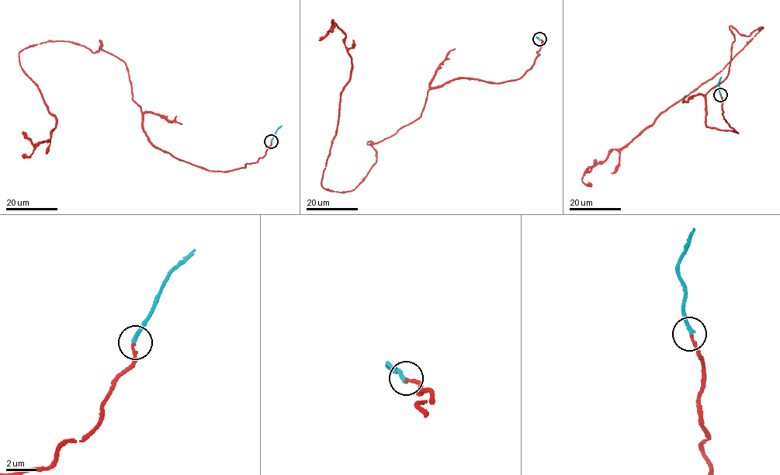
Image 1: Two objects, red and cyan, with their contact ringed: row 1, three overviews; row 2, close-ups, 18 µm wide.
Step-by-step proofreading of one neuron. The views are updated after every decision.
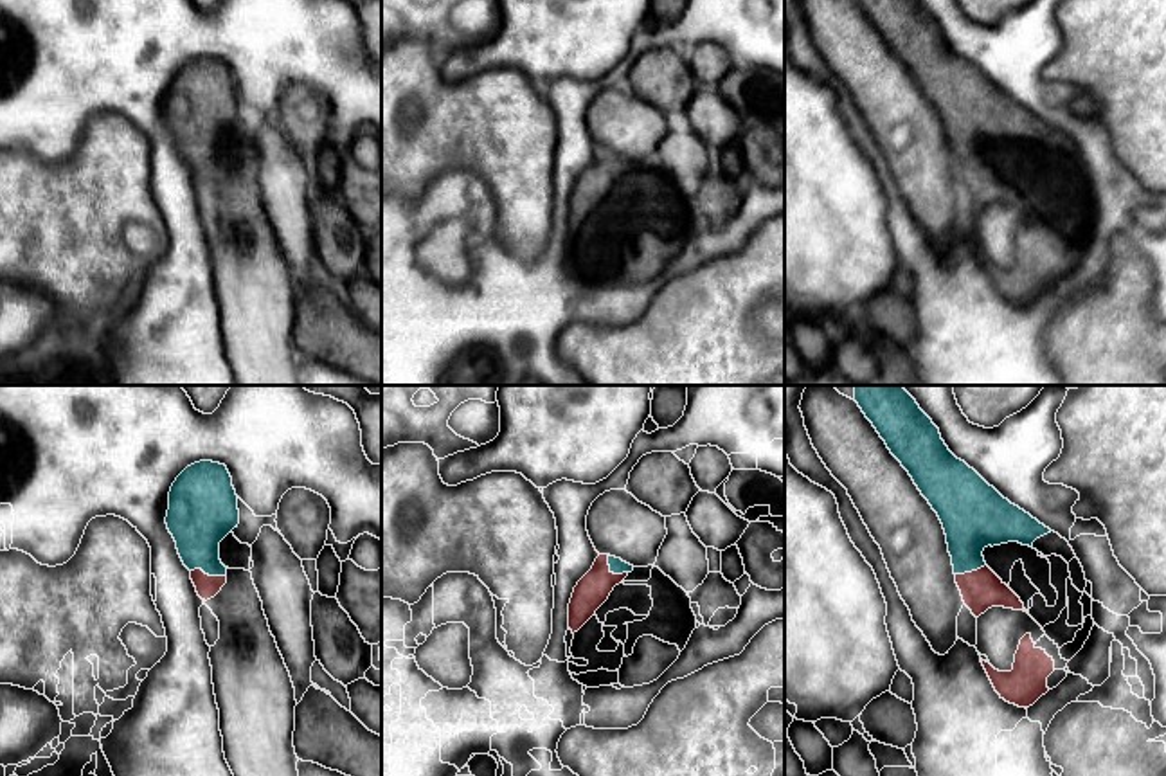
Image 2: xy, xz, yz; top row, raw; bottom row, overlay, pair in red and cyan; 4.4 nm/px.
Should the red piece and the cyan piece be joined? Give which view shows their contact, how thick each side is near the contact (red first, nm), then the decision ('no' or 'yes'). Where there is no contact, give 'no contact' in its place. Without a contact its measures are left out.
xy | 100/280 nm | yes

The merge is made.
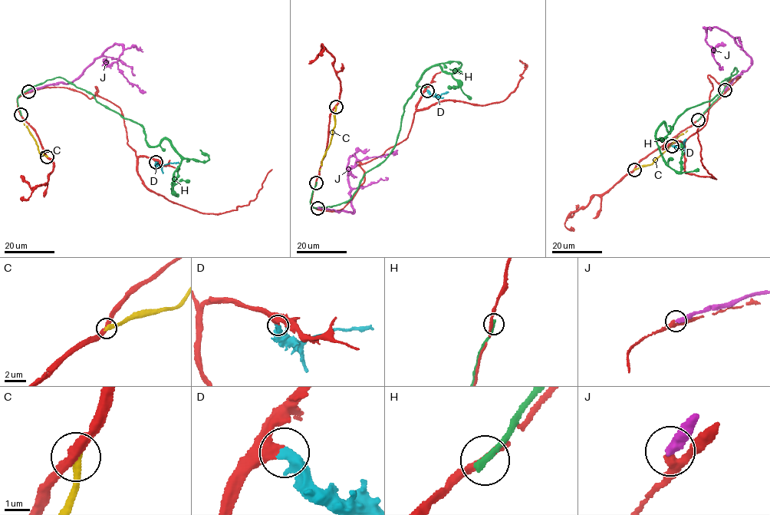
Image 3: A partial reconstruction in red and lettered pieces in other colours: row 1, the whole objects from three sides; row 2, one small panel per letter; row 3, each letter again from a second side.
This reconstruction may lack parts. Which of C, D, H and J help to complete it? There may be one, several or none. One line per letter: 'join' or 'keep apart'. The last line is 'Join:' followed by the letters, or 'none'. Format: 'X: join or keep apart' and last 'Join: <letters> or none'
C: keep apart
D: join
H: keep apart
J: keep apart
Join: D

